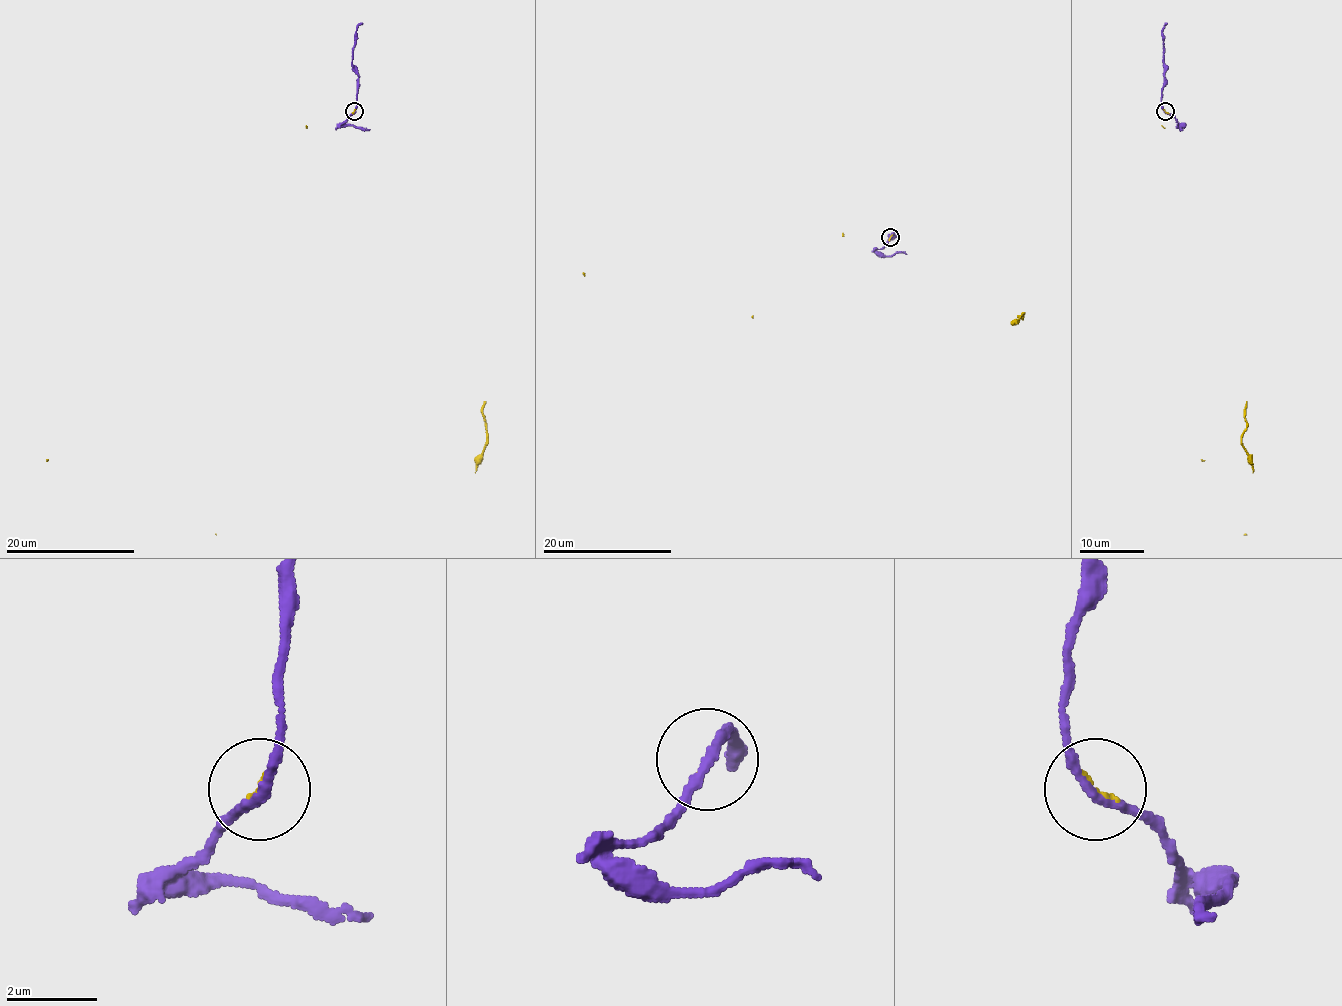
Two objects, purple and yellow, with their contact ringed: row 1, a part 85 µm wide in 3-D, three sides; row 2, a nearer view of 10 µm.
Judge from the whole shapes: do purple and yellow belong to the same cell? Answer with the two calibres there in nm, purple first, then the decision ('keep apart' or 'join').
200 nm thick on the purple side, 90 nm on the other; keep apart

